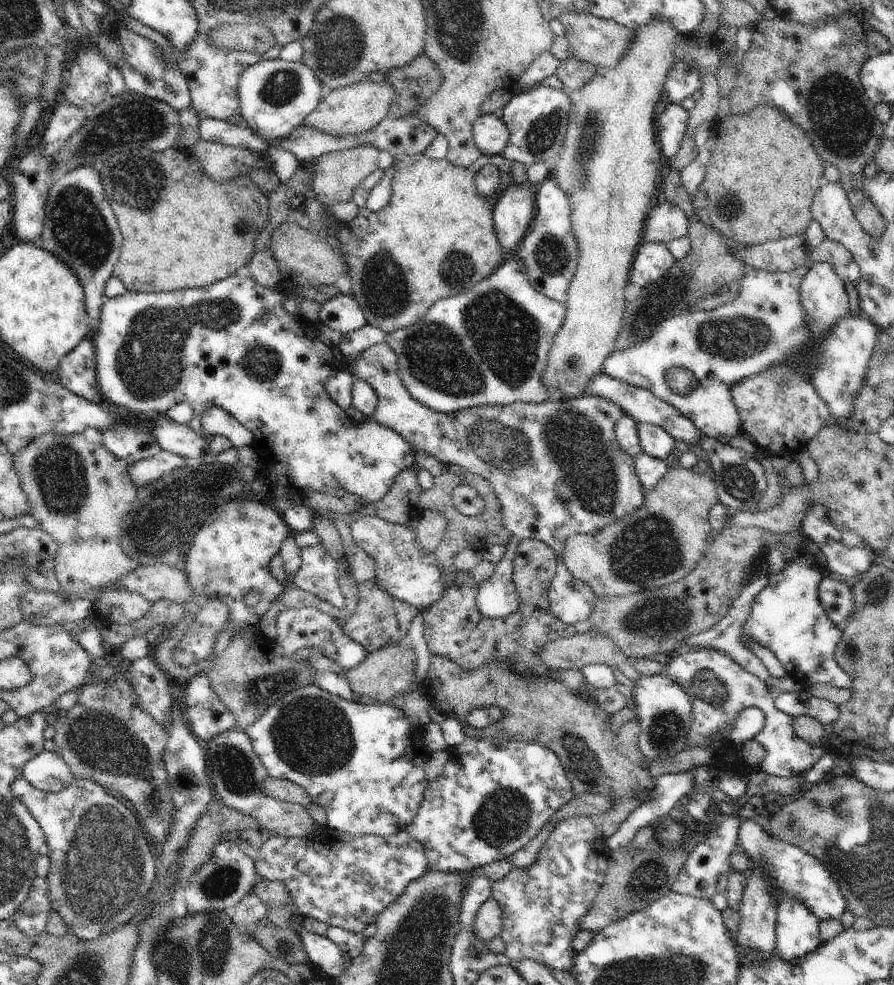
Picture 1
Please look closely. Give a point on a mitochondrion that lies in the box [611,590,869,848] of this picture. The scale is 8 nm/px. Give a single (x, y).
(657, 615)

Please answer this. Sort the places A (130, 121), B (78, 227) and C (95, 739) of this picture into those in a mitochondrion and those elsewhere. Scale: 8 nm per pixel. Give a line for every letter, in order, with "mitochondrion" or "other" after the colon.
A: mitochondrion
B: mitochondrion
C: mitochondrion

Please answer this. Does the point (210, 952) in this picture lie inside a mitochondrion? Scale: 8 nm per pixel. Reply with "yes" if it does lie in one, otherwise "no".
yes

